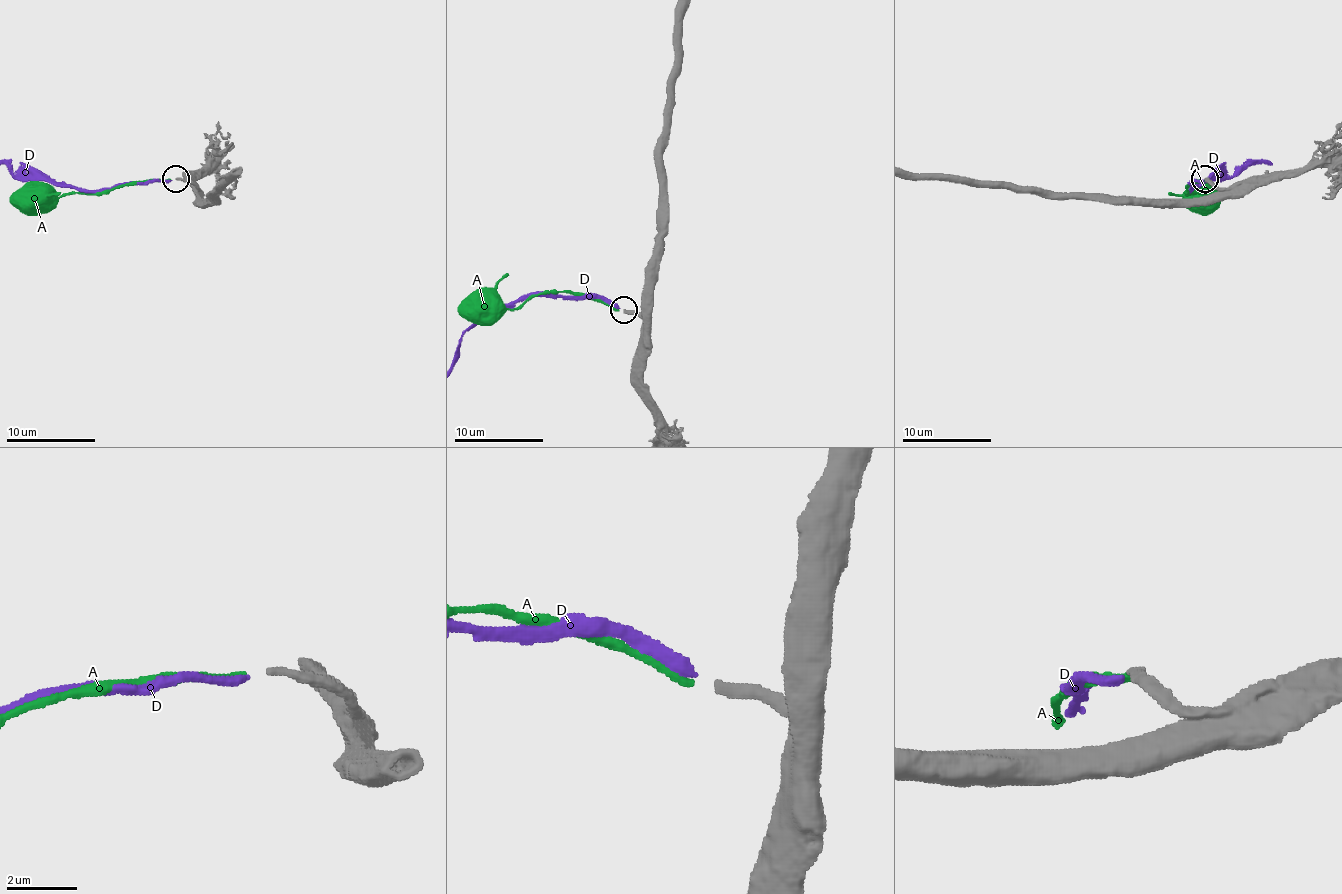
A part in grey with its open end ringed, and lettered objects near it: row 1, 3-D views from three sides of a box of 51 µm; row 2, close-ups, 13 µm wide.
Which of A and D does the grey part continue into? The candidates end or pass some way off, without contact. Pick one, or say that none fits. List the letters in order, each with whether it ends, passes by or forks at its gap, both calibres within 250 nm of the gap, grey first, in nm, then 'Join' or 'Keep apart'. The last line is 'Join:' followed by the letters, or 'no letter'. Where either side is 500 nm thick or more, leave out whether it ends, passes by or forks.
A: It ends there. Thickness 280 nm (grey) against 240 nm. Keep apart
D: It ends there. Thickness 280 nm (grey) against 280 nm. Join
Join: D

